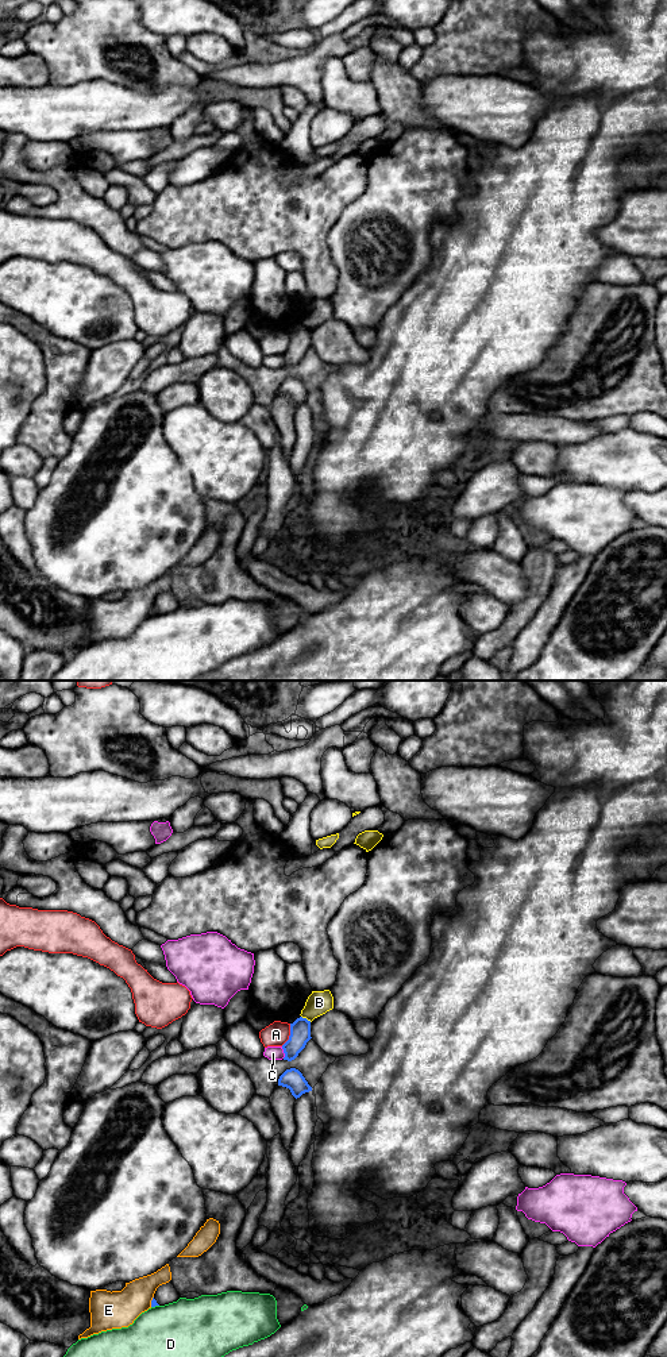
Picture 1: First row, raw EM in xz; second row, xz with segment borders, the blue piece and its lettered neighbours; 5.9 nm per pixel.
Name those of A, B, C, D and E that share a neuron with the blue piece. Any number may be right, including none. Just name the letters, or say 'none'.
none

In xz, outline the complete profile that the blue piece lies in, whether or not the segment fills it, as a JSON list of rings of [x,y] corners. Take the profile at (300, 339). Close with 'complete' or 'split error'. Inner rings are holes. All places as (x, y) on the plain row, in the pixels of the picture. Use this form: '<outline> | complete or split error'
[[[302,325],[297,327],[290,332],[289,348],[282,354],[284,369],[294,369],[311,347],[311,329]]] | complete

